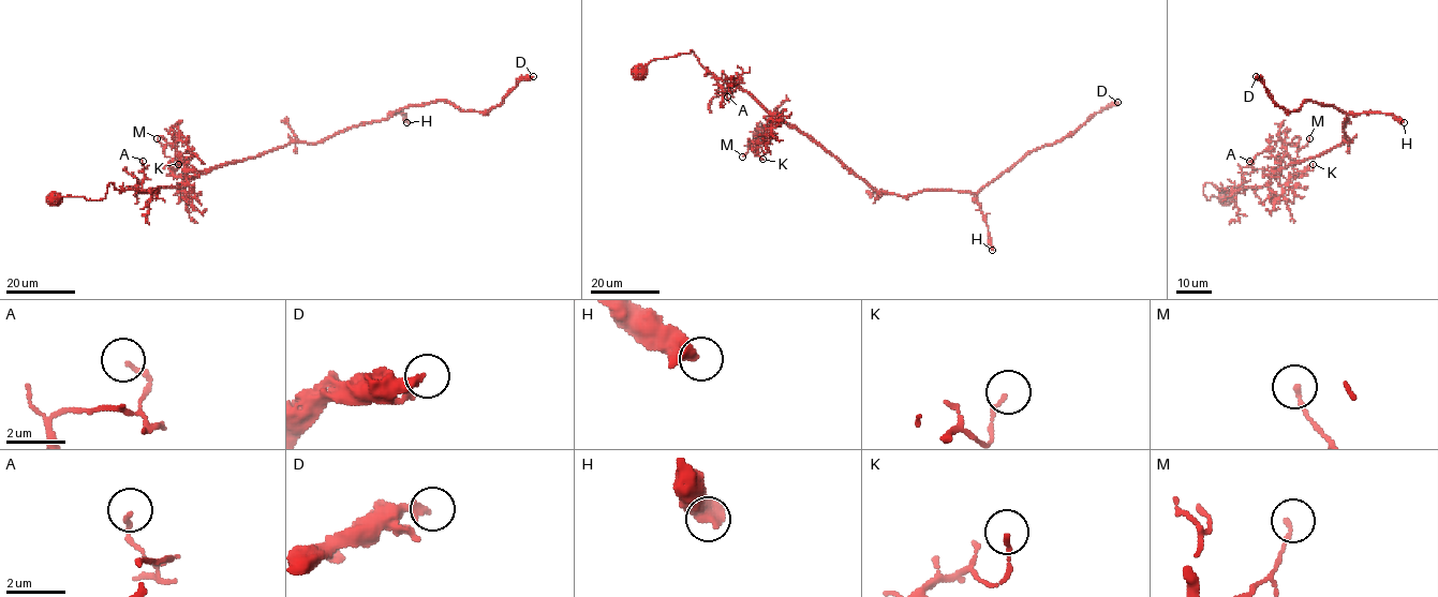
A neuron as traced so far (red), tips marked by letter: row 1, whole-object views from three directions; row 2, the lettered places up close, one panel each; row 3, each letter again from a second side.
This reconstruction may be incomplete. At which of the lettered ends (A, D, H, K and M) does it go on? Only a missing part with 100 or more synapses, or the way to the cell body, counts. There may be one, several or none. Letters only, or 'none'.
none

